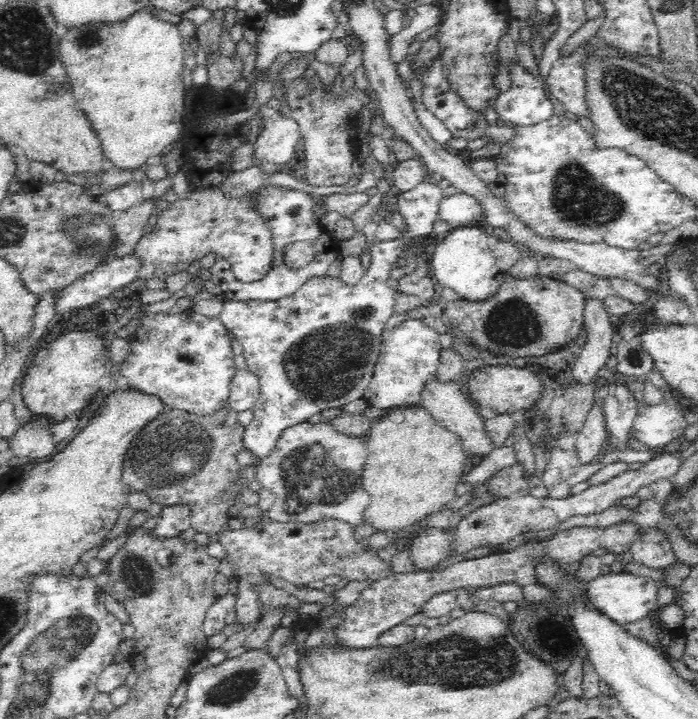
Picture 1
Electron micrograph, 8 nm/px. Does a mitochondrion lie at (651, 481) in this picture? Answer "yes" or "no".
no

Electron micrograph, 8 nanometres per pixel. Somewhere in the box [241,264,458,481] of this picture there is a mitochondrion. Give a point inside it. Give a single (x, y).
(326, 365)

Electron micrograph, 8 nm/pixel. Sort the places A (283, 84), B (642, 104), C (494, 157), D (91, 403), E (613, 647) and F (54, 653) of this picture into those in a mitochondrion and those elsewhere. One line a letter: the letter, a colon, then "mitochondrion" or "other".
A: other
B: mitochondrion
C: other
D: other
E: other
F: mitochondrion

